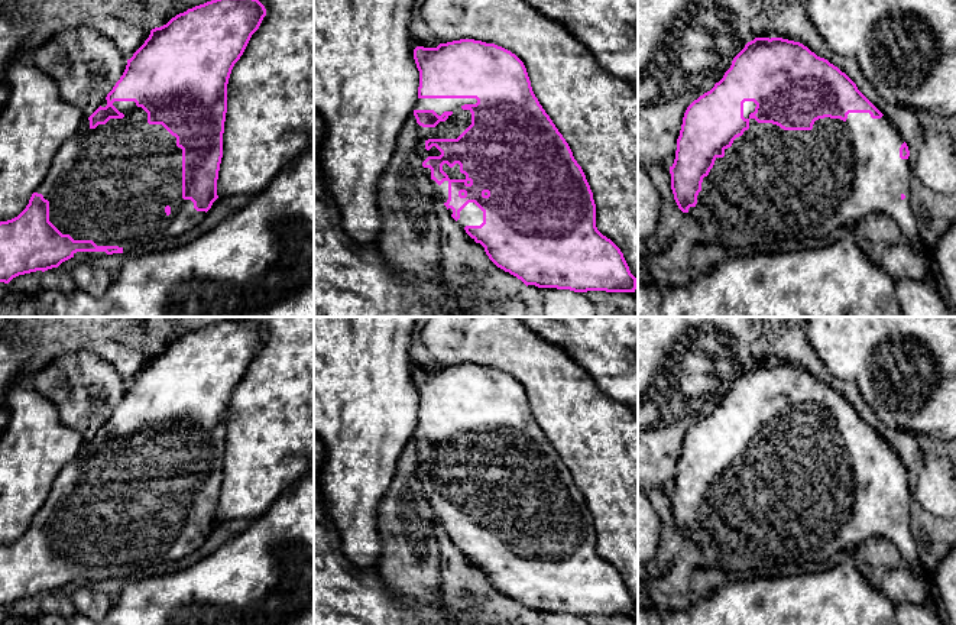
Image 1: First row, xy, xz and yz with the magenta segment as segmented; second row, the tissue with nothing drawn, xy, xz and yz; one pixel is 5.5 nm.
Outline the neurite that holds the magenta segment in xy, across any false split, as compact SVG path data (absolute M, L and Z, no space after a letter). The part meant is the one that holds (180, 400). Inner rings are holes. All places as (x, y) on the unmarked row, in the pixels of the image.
M249 318L244 321L227 320L188 333L172 341L166 349L150 354L145 367L127 383L123 399L100 431L90 441L84 441L77 456L58 473L45 503L32 518L26 532L17 541L0 545L0 606L9 608L19 599L58 592L74 580L88 586L113 577L123 577L126 580L152 577L174 569L181 558L192 554L205 543L207 535L218 522L217 503L223 482L229 402L234 388L243 379L252 359L259 353L265 340L266 333L257 323Z

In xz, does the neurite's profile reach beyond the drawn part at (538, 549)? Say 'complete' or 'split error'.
split error

